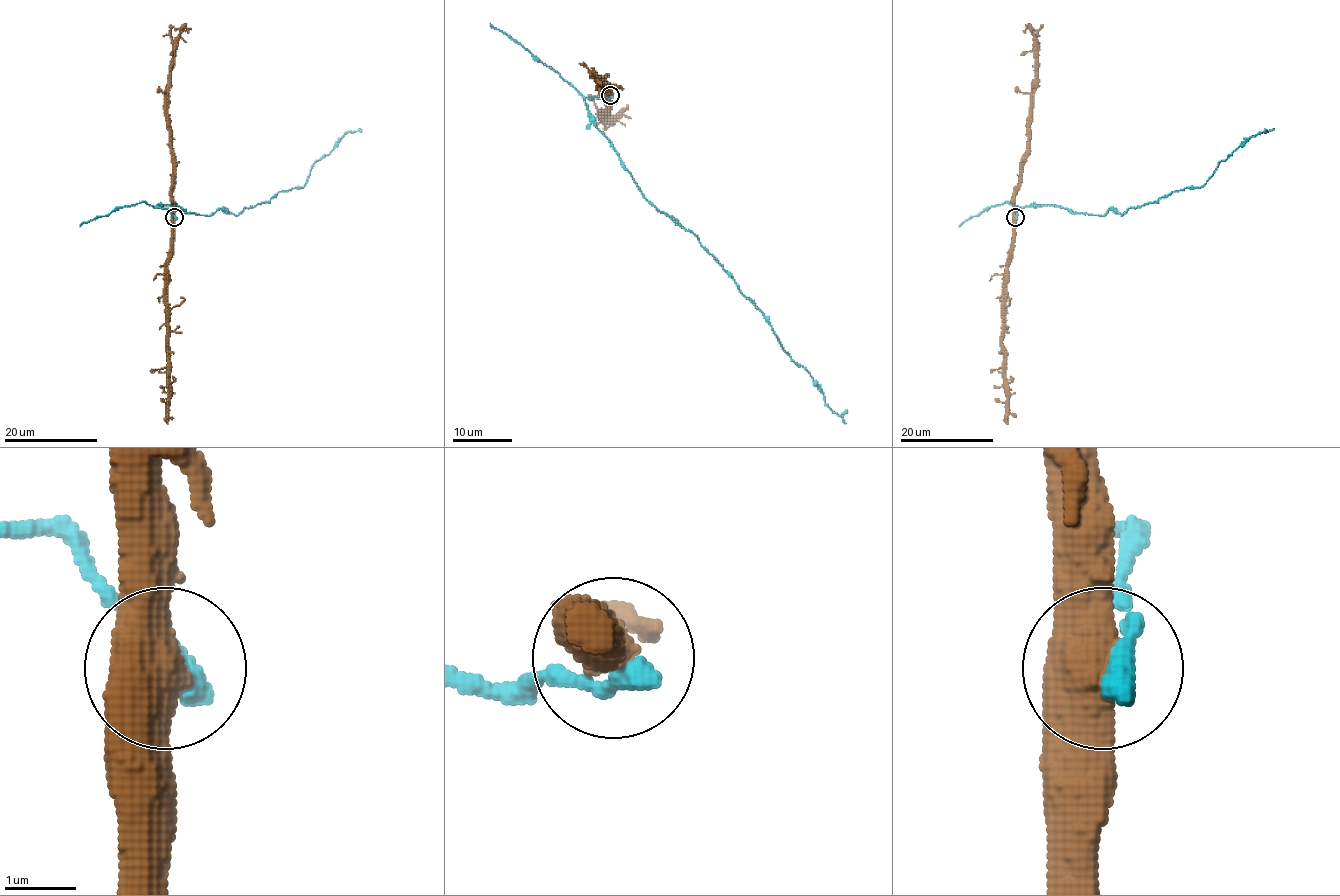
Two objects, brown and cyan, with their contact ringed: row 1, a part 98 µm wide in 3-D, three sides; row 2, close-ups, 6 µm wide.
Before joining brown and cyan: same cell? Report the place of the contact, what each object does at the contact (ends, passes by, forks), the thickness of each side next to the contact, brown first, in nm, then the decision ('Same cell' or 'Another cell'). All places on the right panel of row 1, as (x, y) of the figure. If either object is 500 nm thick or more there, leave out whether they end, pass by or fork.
Place: (1015, 217). Thickness 650 nm (brown) against 400 nm. Another cell

